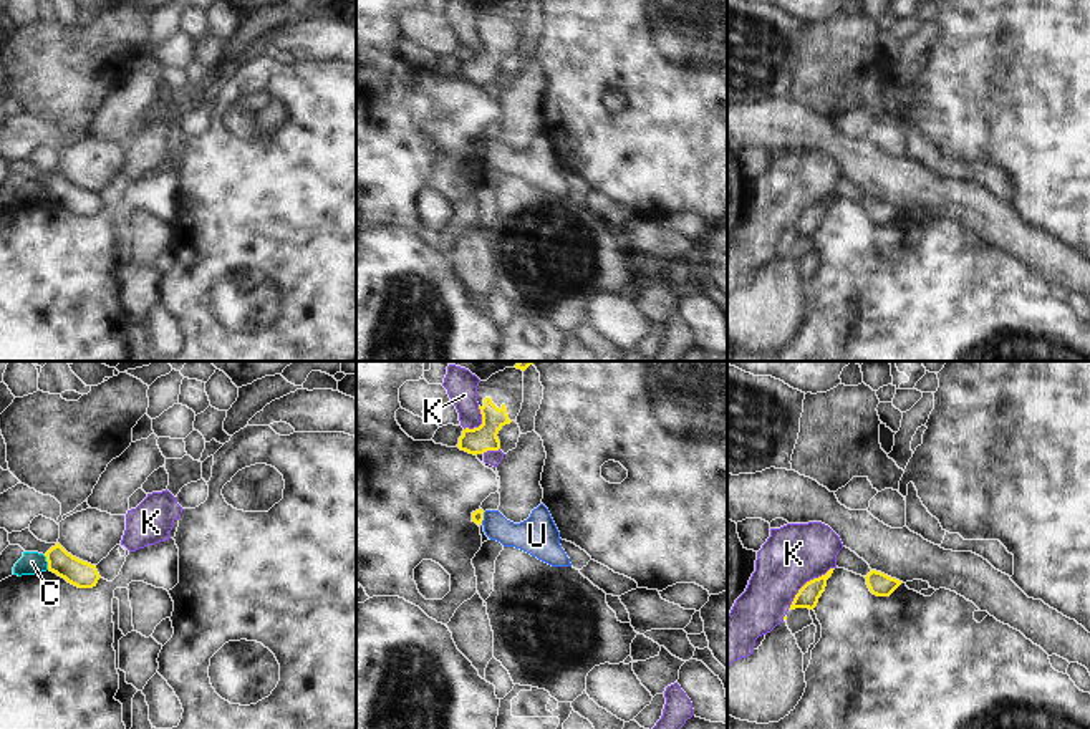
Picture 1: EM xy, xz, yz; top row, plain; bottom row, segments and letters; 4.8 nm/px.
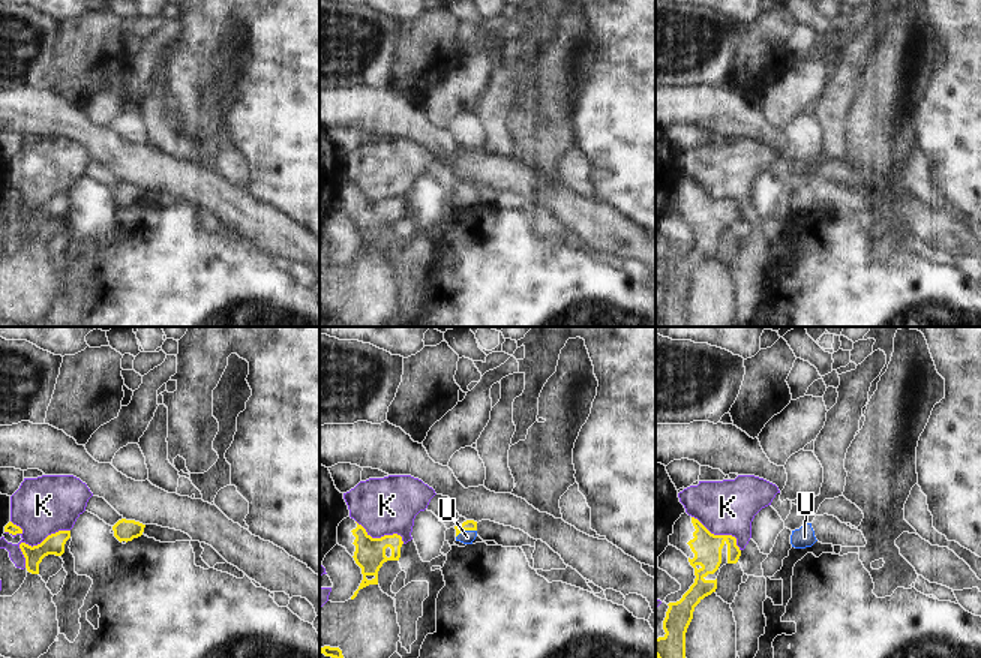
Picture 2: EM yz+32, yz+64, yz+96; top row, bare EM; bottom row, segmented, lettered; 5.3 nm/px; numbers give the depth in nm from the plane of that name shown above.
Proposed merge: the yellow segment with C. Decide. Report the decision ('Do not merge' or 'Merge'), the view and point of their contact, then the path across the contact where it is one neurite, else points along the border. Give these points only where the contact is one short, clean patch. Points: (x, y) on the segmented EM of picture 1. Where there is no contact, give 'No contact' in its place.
Do not merge. Touches yellow at xy (47, 560). Boundary: xy (43, 555), (48, 569).

